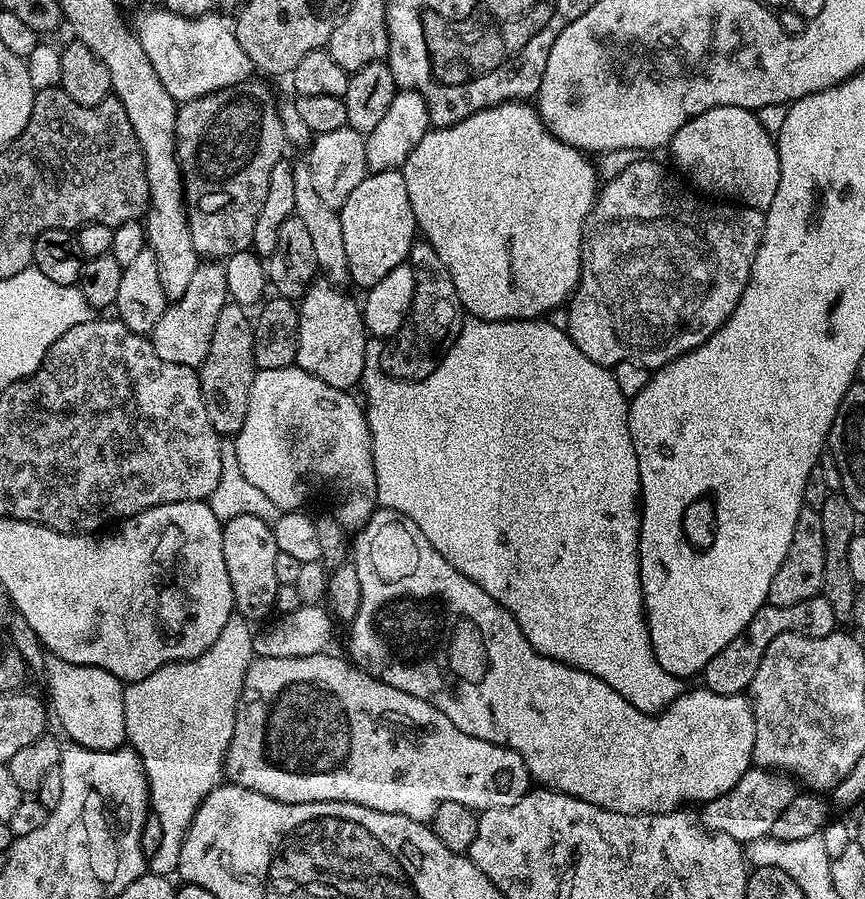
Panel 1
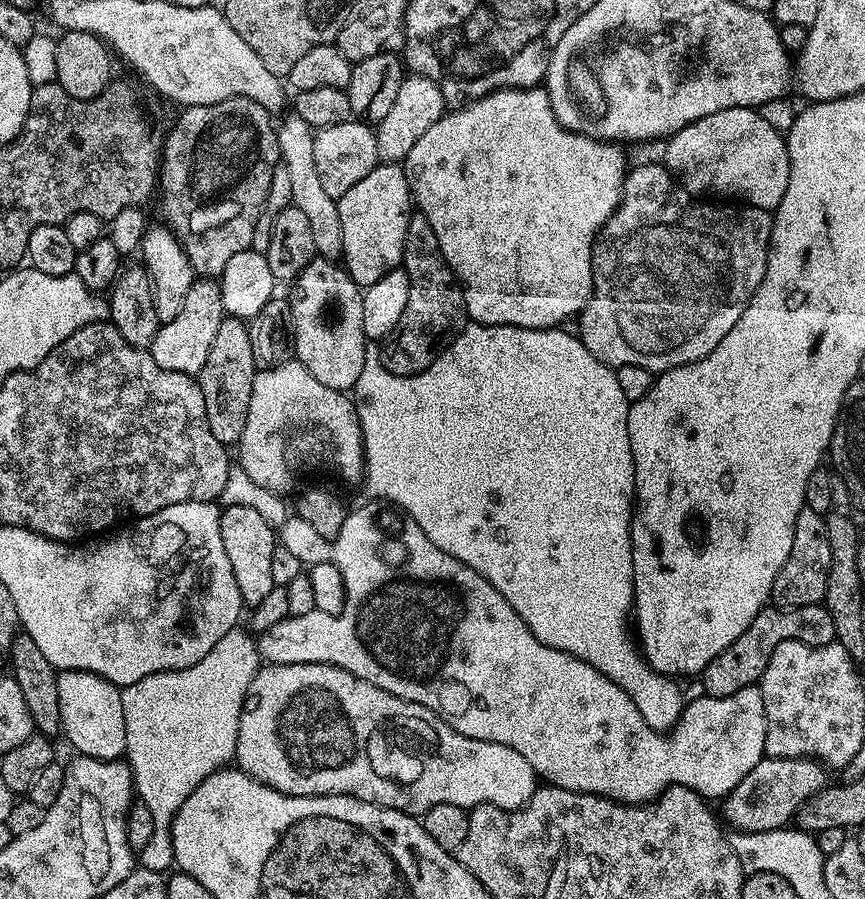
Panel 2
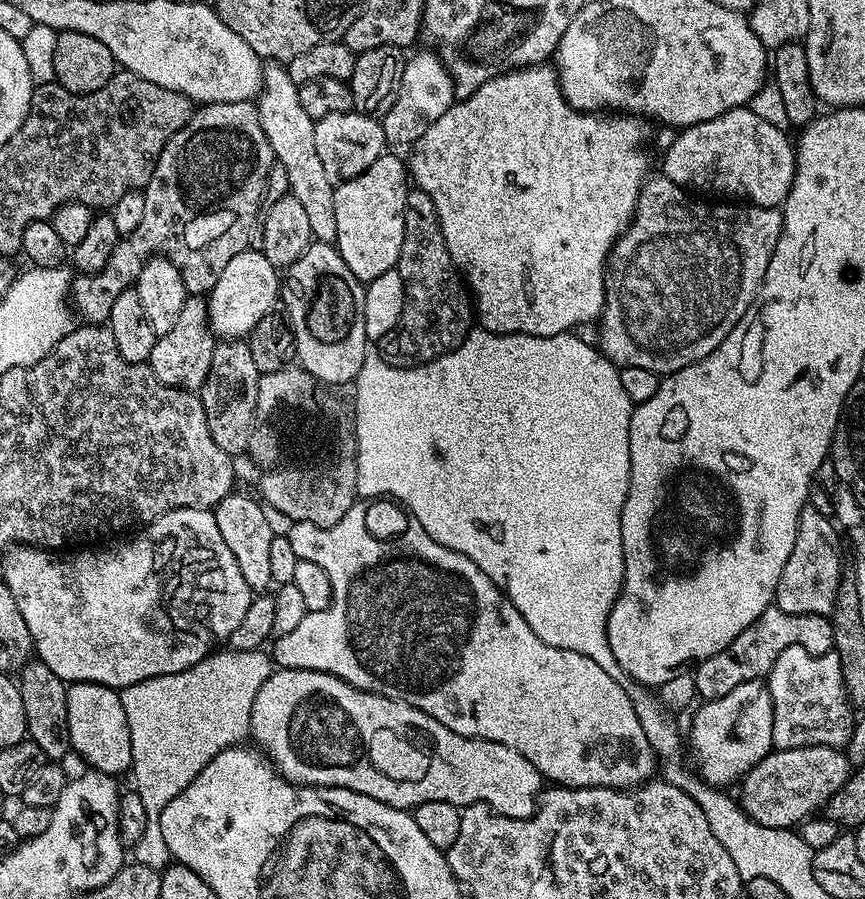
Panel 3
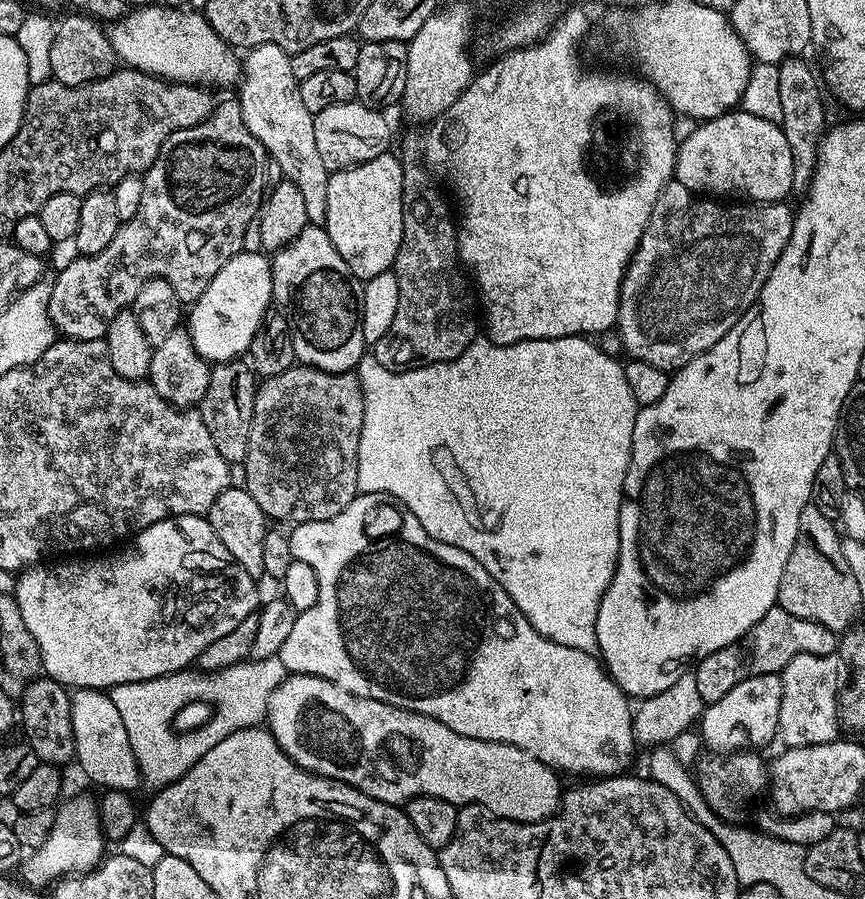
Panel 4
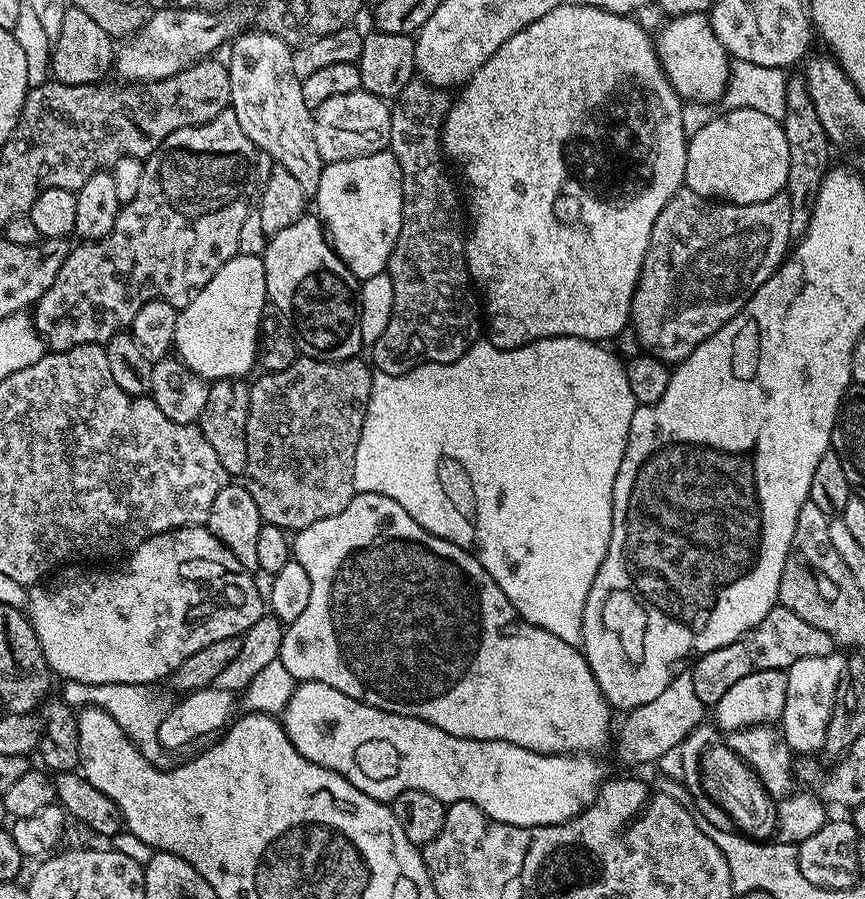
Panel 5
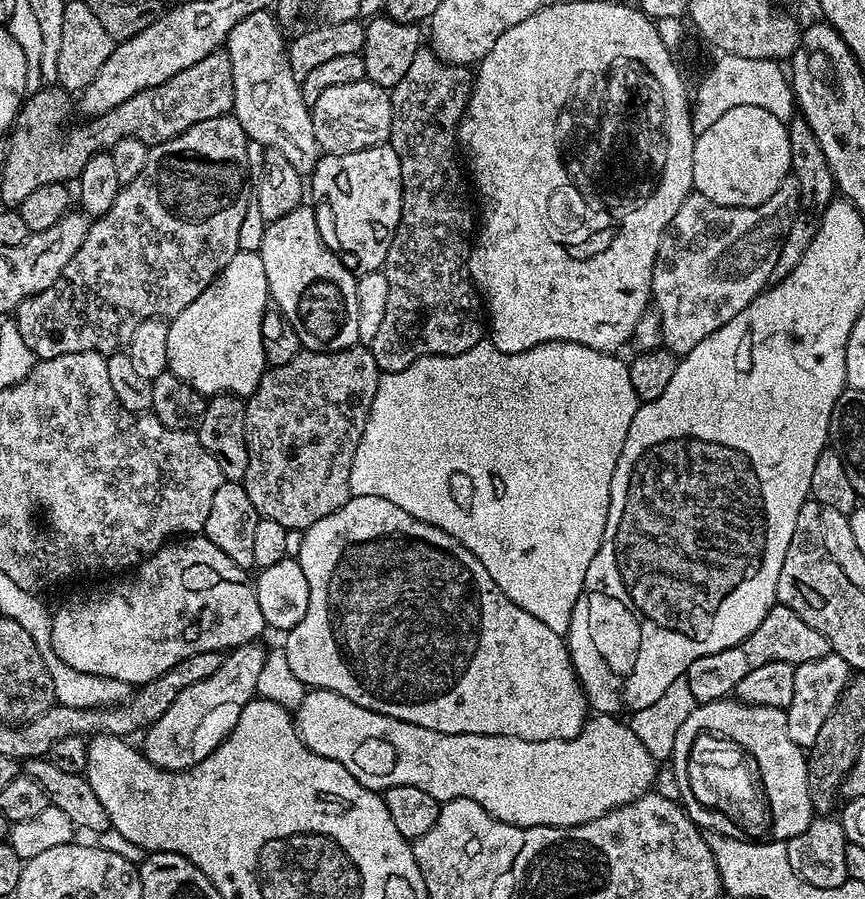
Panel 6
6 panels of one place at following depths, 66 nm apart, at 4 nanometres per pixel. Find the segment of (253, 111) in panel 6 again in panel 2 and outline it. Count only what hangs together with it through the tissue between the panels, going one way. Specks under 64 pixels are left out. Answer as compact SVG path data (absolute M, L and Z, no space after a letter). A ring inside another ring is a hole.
M294 114L285 115L284 118L284 121L279 121L276 137L280 159L290 173L291 207L302 210L302 215L310 221L310 235L314 237L317 257L343 257L342 218L338 218L338 200L337 197L326 194L318 179L318 166L314 166L314 129Z

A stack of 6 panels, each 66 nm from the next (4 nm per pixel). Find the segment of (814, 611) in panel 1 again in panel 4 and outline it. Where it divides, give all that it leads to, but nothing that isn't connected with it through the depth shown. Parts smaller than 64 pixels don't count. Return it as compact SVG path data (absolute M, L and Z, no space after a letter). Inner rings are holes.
M780 607L766 610L756 625L741 640L735 640L730 646L722 646L722 650L714 650L706 659L695 665L694 673L698 682L698 691L705 705L718 702L738 682L746 682L751 676L762 674L779 674L784 667L798 654L814 654L830 656L837 651L837 633L831 632L818 622L810 622L806 618L794 618L794 614L786 614Z

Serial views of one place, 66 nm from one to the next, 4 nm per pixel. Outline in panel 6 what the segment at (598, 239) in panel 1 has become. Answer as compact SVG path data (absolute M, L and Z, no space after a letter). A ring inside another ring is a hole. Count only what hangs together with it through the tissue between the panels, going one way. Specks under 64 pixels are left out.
M791 174L766 202L753 208L718 206L718 202L710 202L710 198L700 192L689 192L682 206L678 206L678 214L670 218L654 258L650 300L654 311L662 318L663 347L675 352L677 357L685 356L694 350L694 346L698 346L698 342L702 342L702 338L726 326L734 314L738 314L758 293L769 287L774 262L778 262L778 250L799 206L798 182Z

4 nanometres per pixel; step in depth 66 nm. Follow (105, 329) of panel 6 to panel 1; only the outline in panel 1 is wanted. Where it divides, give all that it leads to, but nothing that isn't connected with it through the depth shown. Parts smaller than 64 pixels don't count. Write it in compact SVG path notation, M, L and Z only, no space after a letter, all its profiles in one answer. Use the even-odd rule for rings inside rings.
M256 78L218 89L205 96L183 101L176 110L176 157L184 175L184 203L188 209L190 238L197 256L212 262L247 252L252 247L254 222L258 210L266 202L266 186L270 186L270 170L285 159L286 141L279 121L277 101L272 92Z

